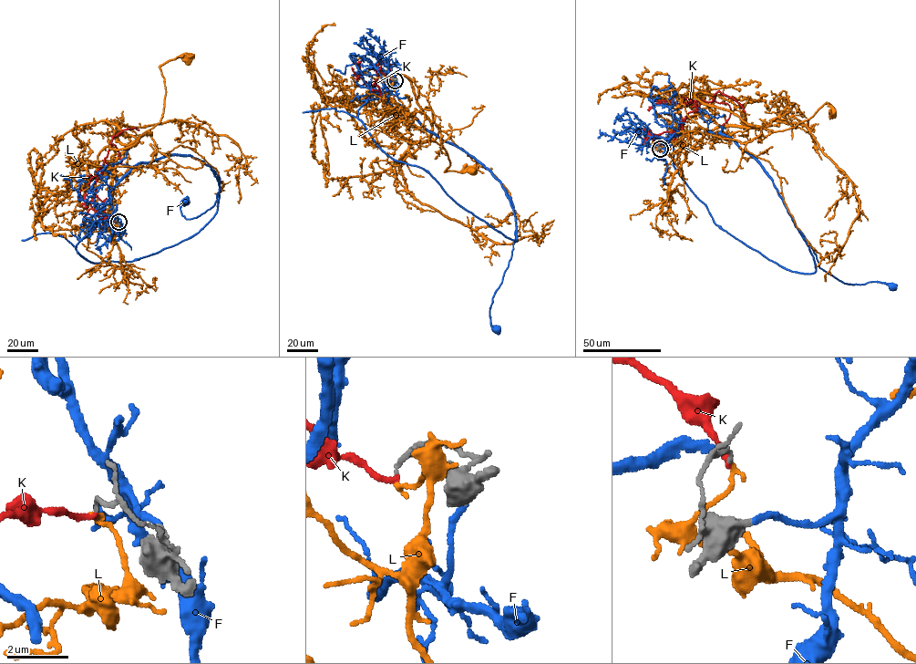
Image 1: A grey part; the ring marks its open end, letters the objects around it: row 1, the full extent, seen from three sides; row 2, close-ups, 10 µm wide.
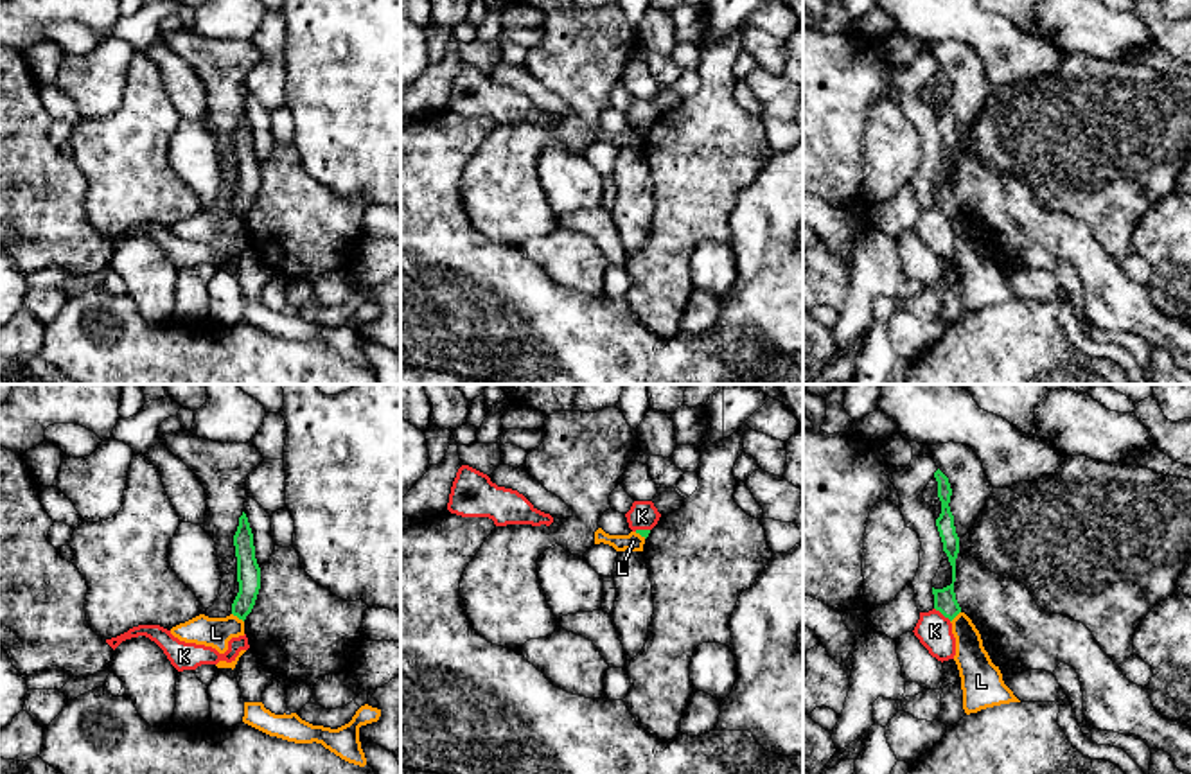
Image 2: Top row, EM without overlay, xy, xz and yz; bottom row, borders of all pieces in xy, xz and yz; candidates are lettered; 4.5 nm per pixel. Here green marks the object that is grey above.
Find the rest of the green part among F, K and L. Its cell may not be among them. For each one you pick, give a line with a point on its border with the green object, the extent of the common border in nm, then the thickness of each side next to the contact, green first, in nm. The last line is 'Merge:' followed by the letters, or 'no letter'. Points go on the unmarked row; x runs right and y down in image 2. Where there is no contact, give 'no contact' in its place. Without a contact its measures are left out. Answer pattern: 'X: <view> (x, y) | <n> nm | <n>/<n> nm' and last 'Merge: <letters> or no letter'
F: no contact
Merge: F

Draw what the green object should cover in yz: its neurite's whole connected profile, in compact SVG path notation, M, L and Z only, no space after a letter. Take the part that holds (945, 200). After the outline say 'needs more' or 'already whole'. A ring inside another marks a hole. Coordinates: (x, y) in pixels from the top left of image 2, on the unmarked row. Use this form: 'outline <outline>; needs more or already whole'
outline M940 66L934 70L934 75L938 79L938 95L941 99L941 111L936 117L936 124L943 140L943 149L947 151L948 160L952 163L952 181L943 187L932 185L932 192L934 192L934 207L952 219L961 210L961 205L954 190L959 135L956 131L954 113L948 104L952 93L948 75Z; already whole

